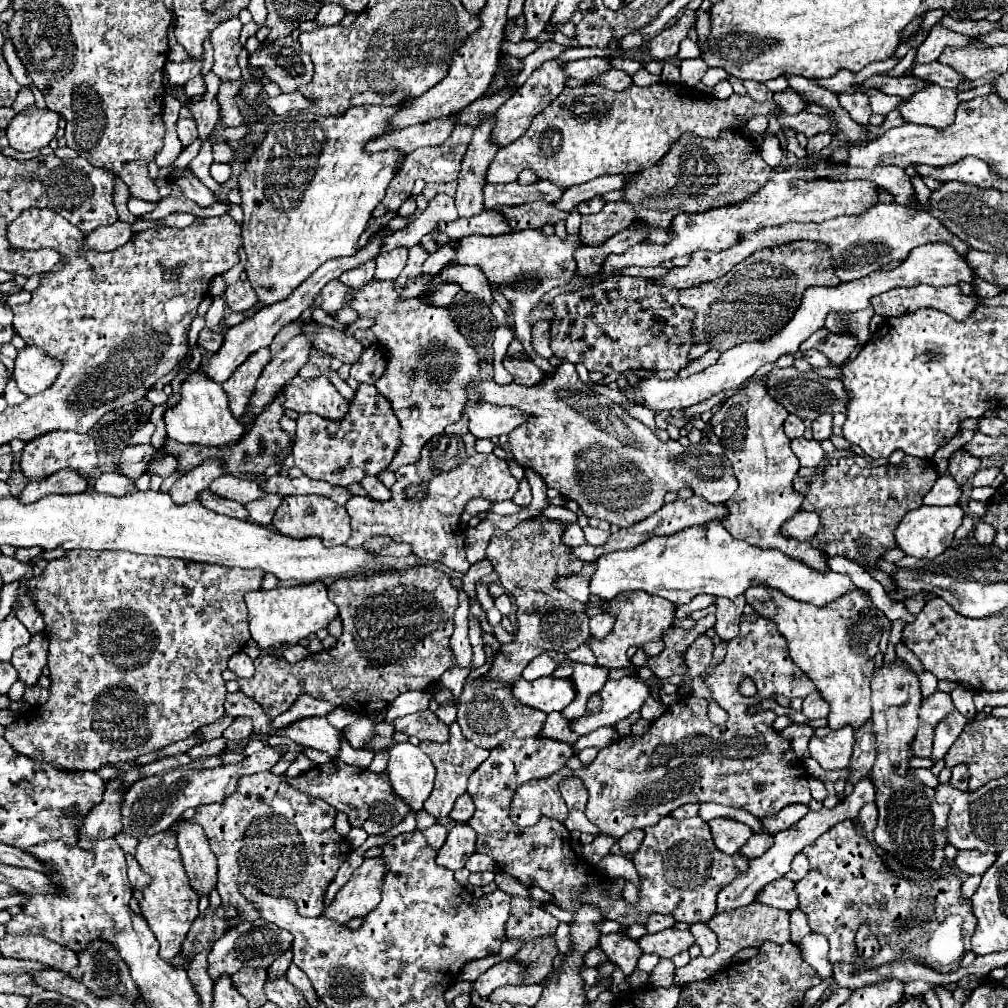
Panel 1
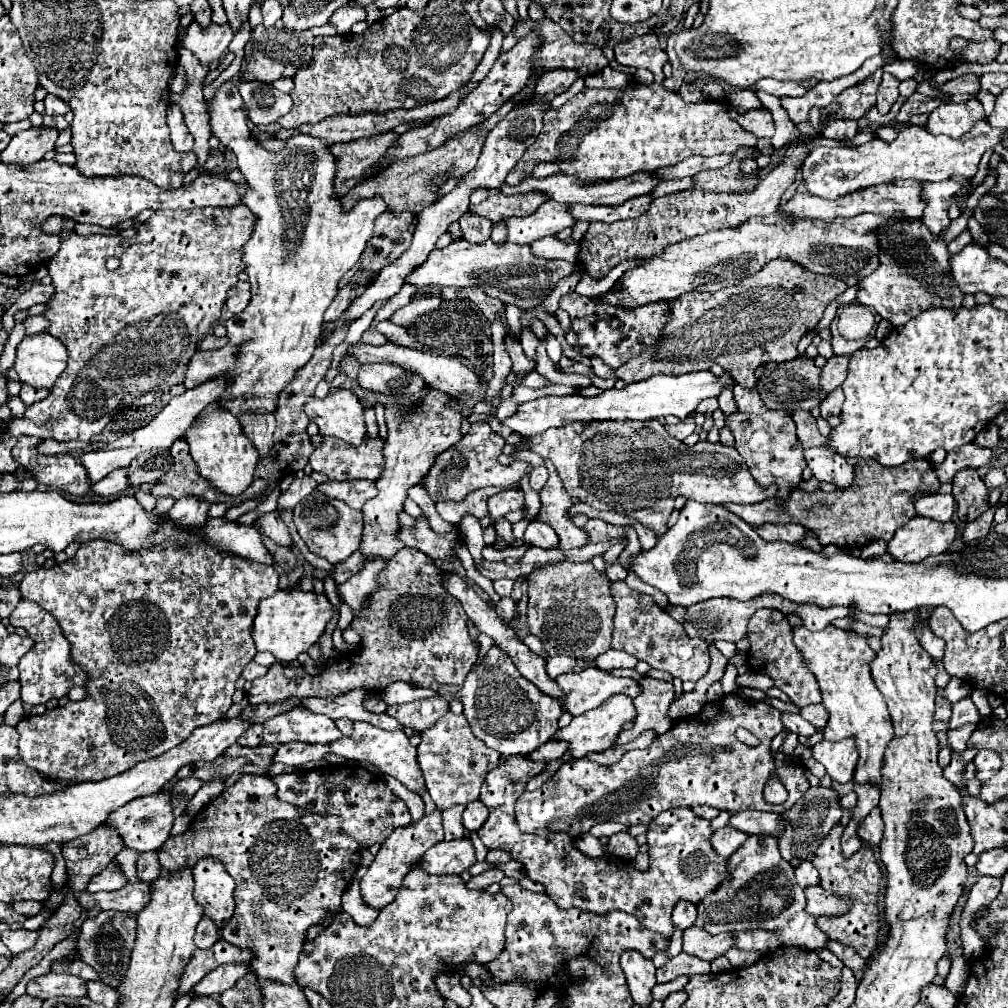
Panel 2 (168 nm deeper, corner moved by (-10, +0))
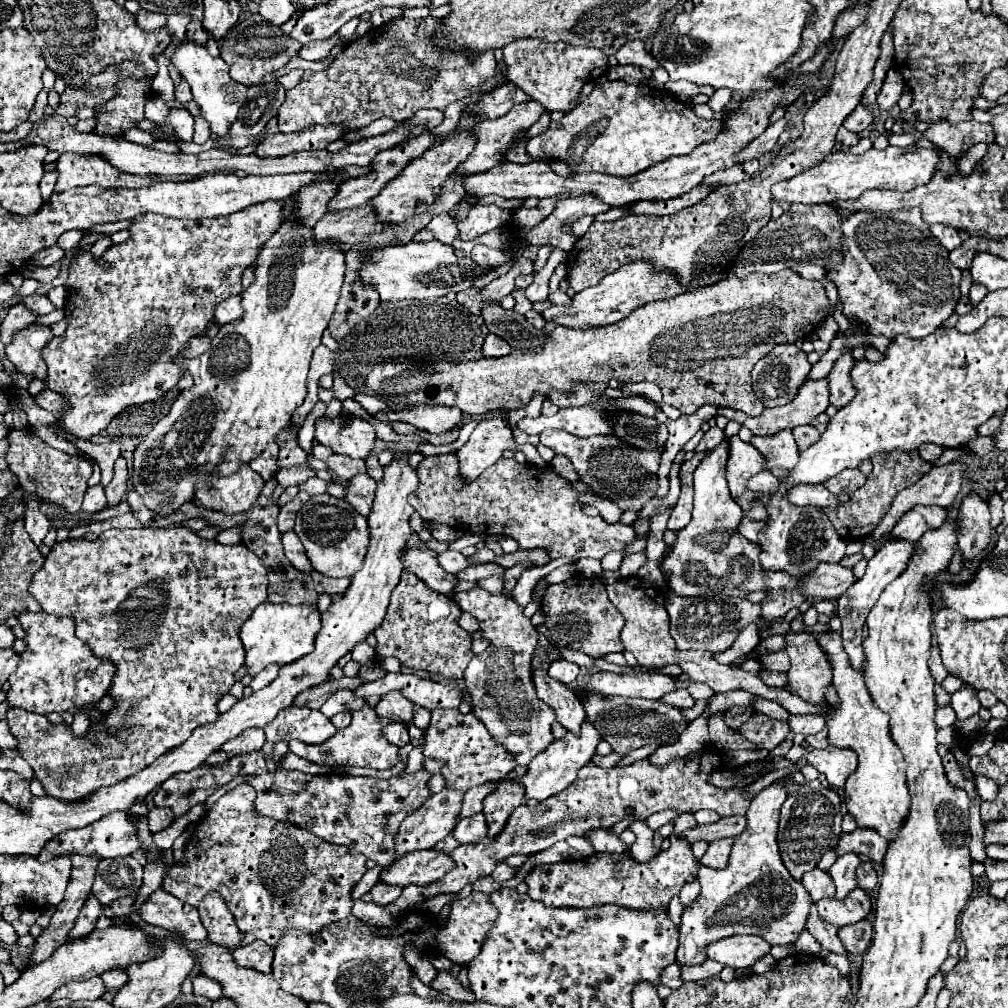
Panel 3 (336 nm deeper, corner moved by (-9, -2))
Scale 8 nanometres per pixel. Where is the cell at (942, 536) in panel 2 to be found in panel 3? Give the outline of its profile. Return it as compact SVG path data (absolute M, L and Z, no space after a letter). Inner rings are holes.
M886 542L870 560L868 560L868 568L866 574L854 582L840 598L838 598L838 616L842 620L842 642L844 642L844 650L850 658L850 664L856 670L864 670L864 650L862 650L862 628L866 624L866 616L868 612L874 608L874 602L880 598L882 590L894 580L898 578L898 574L902 574L902 570L906 568L906 562L910 560L910 554L914 552L914 544L912 542Z

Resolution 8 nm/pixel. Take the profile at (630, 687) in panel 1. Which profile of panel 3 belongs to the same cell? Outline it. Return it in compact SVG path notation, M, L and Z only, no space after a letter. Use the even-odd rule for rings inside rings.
M588 722L582 724L580 736L568 732L564 738L554 740L542 754L538 754L538 758L534 758L534 762L530 762L528 772L524 774L524 778L516 780L516 782L520 782L520 784L524 786L524 790L526 790L526 794L524 794L526 800L534 798L534 800L542 802L542 800L546 800L546 798L550 798L550 796L562 792L564 788L568 788L568 786L576 780L578 770L592 760L592 756L594 756L594 752L596 752L596 744L598 744L600 740L602 740L602 738L600 738L598 730L594 730L594 726L590 726Z

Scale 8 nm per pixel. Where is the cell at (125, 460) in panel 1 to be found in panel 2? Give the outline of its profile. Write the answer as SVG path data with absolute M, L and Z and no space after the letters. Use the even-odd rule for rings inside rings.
M117 468L115 472L107 474L99 484L93 486L93 492L99 494L99 496L119 496L127 490L129 486L129 480L127 480L129 472L127 468Z

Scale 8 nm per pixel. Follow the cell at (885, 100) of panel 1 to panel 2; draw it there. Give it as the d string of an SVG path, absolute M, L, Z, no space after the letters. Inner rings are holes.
M883 74L883 80L877 88L877 108L881 114L887 114L893 102L899 98L899 80L891 74Z

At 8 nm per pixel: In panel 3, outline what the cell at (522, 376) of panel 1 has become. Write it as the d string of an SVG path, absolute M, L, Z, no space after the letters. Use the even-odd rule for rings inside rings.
M488 334L486 340L484 340L484 346L482 346L482 354L484 356L506 356L510 354L512 348L508 346L508 342L504 342L500 336L494 336L494 334Z

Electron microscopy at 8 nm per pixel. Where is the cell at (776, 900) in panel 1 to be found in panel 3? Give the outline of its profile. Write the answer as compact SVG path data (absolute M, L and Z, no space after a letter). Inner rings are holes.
M858 888L850 892L850 898L846 898L846 902L838 902L836 898L824 898L822 902L816 902L816 906L826 922L836 926L848 926L864 920L870 914L872 898Z

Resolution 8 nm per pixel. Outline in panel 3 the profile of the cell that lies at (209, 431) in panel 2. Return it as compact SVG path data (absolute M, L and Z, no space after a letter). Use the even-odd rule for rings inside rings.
M242 466L238 474L222 478L220 474L198 474L198 506L220 510L224 514L248 512L264 488L254 470ZM210 484L210 486L208 486Z

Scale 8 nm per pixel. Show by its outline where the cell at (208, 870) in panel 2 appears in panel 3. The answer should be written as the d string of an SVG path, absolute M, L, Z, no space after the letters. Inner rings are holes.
M208 894L202 900L202 906L198 906L198 912L212 944L224 946L228 950L236 950L242 944L244 934L238 930L234 916L230 910L226 910L226 904L222 898L218 898L218 894Z

